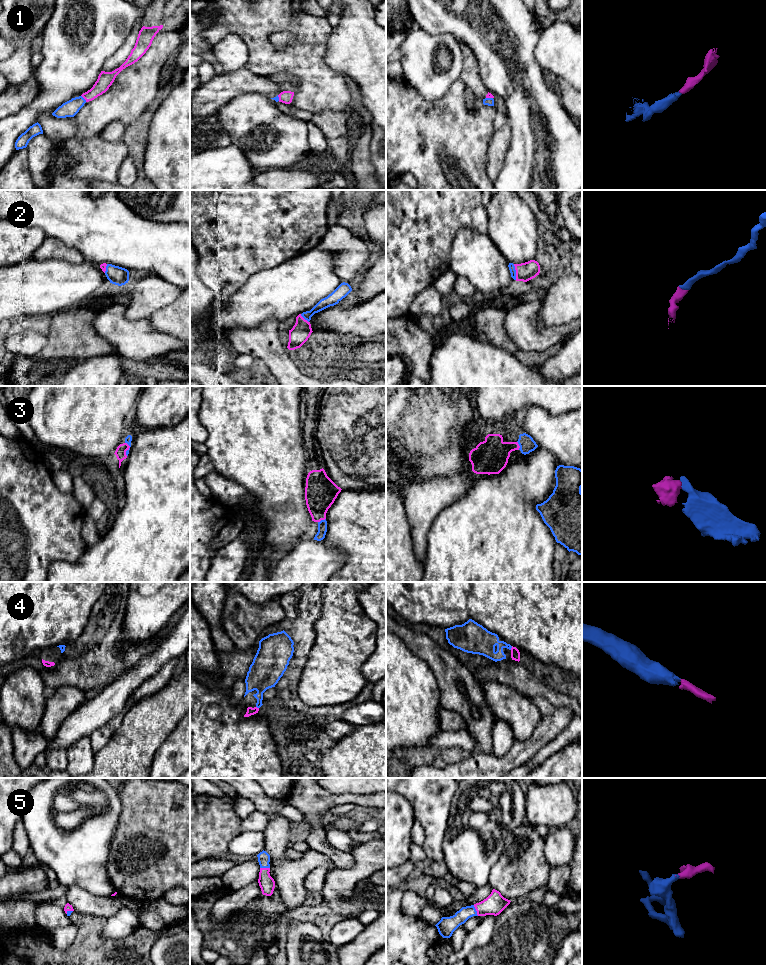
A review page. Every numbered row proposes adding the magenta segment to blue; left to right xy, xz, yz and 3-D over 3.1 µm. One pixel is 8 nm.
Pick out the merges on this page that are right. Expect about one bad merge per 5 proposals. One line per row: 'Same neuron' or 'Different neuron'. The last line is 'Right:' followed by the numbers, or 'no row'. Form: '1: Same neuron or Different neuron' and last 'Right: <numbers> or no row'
1: Same neuron
2: Same neuron
3: Same neuron
4: Same neuron
5: Same neuron
Right: 1, 2, 3, 4, 5

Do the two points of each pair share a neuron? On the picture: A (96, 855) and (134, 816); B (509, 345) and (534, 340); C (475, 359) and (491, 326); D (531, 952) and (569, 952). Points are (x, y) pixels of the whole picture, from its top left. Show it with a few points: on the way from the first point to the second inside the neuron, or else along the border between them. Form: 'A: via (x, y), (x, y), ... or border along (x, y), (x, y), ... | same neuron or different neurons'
A: border along (119, 814), (117, 828), (107, 860) | different neurons
B: border along (504, 323), (504, 329), (518, 348) | different neurons
C: border along (483, 338), (506, 350) | different neurons
D: border along (569, 933), (554, 954) | different neurons

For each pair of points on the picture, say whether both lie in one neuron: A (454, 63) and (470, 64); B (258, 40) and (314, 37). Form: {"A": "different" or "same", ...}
{"A": "different", "B": "same"}

